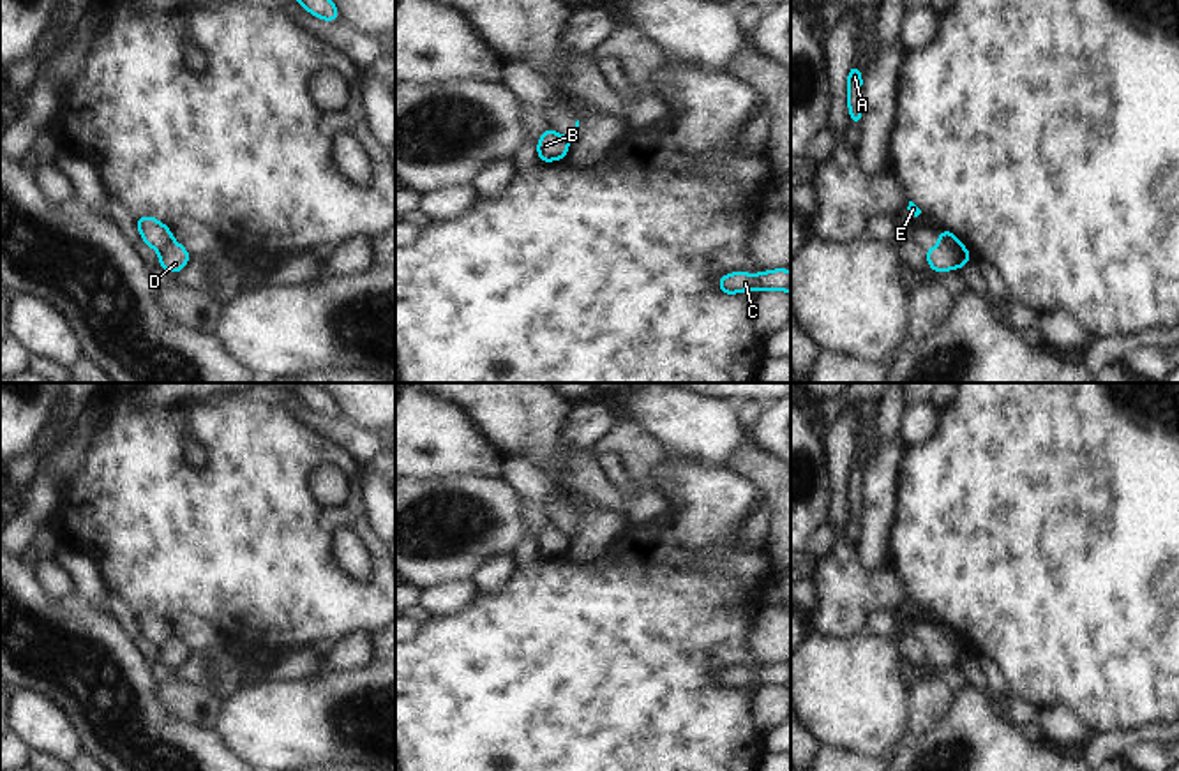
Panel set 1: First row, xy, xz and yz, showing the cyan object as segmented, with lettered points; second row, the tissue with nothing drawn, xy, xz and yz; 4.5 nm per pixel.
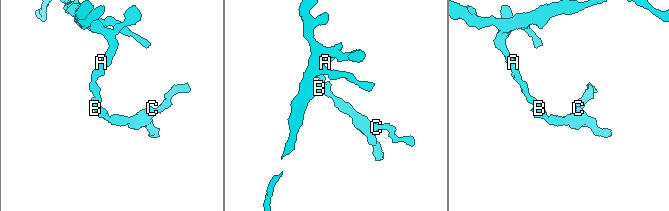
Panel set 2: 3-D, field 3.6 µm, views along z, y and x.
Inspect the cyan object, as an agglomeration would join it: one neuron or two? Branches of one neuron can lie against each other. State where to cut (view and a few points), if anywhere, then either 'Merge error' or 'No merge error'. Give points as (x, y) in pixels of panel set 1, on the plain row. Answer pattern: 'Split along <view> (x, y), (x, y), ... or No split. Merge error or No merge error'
Split along yz (939, 628), (955, 644), (968, 648). Merge error

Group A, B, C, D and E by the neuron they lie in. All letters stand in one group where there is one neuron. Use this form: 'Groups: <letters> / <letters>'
Groups: A B E / C D

